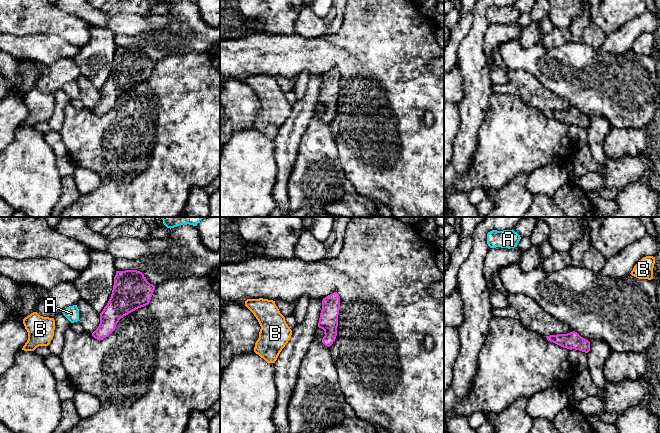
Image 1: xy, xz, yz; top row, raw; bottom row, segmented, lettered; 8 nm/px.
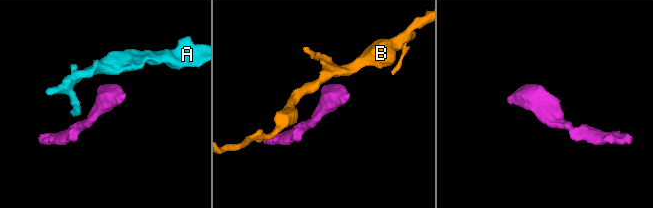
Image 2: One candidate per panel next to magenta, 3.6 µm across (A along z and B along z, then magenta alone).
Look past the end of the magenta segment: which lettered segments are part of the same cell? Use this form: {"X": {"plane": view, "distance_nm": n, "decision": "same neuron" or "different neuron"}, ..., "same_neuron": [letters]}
{"A": {"plane": "xy", "distance_nm": 150, "decision": "different neuron"}, "B": {"plane": "xz", "distance_nm": 220, "decision": "different neuron"}, "same_neuron": []}

